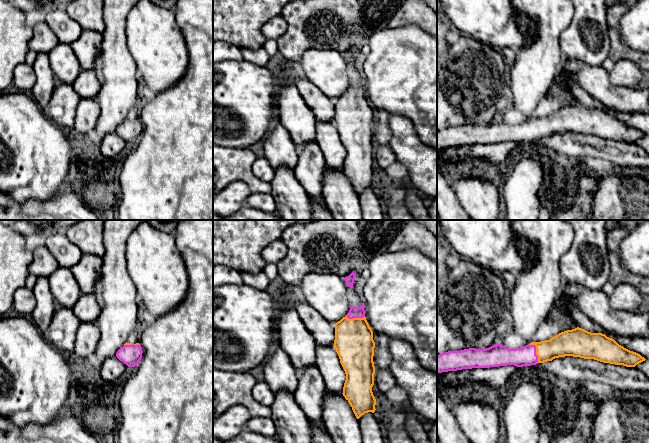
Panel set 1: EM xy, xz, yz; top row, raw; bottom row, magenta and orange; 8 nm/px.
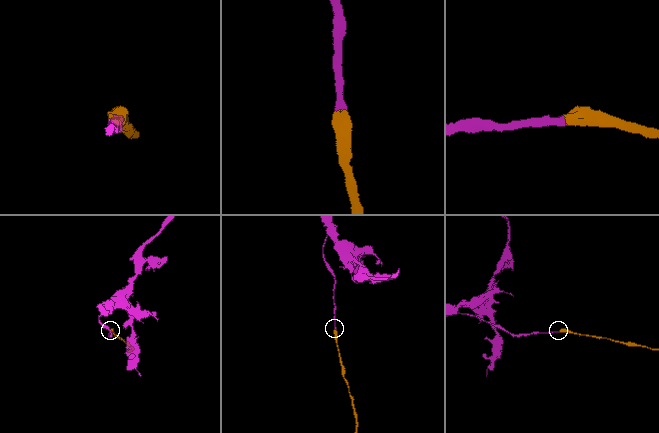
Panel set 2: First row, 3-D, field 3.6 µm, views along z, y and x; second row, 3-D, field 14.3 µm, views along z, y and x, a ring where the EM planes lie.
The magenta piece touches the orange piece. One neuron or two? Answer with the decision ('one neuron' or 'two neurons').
one neuron

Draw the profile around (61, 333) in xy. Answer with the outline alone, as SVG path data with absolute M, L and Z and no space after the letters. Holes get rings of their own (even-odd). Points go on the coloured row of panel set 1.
M58 306L49 327L42 333L45 340L60 352L73 353L79 324L73 309Z

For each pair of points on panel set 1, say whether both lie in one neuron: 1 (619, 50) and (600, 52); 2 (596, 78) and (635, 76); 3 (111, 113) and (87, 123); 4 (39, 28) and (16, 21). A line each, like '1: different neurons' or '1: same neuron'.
1: different neurons
2: different neurons
3: different neurons
4: different neurons

